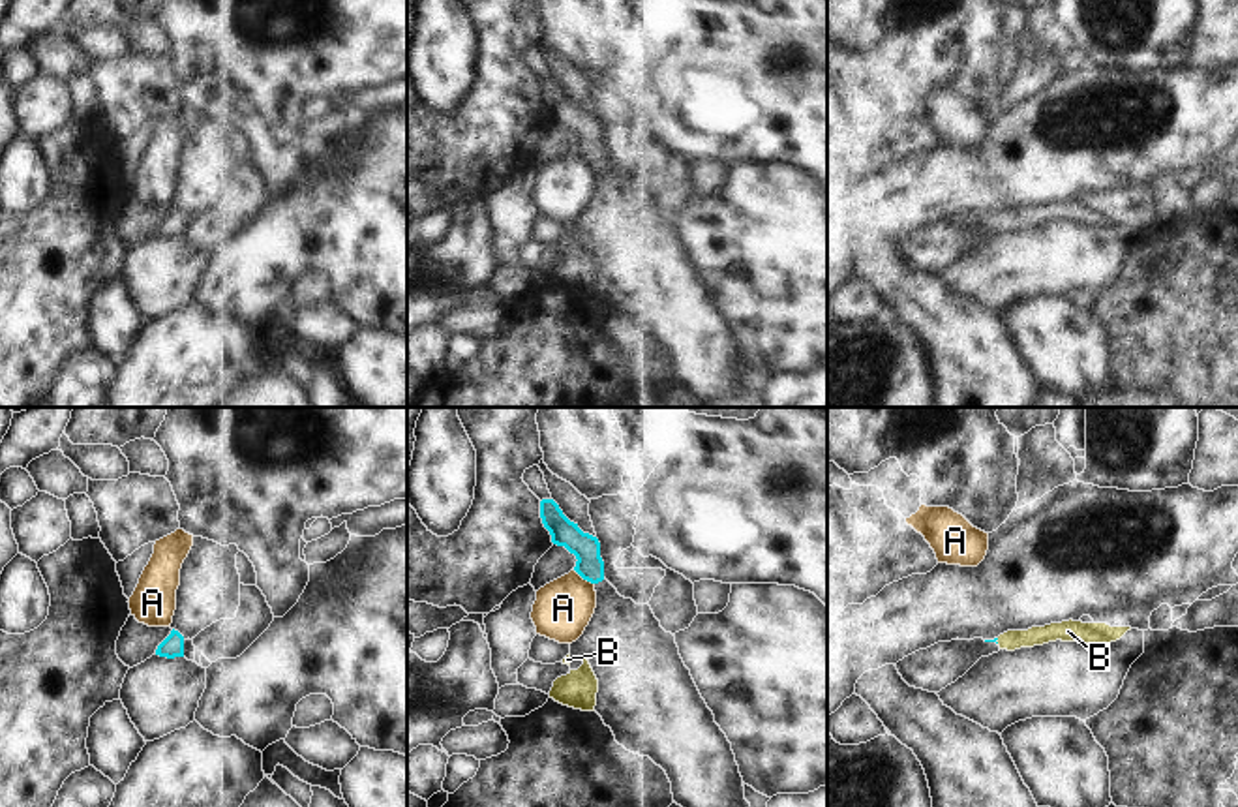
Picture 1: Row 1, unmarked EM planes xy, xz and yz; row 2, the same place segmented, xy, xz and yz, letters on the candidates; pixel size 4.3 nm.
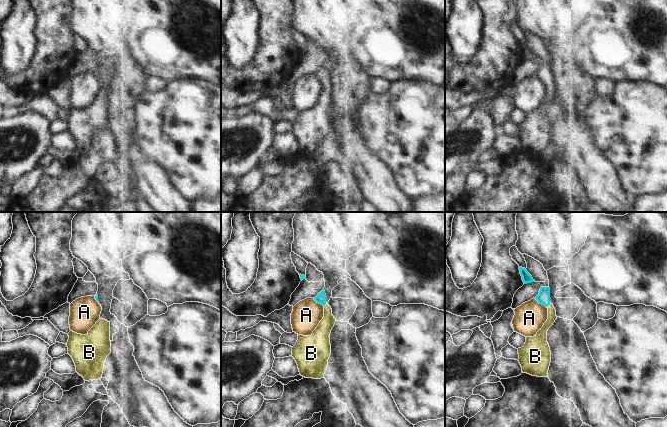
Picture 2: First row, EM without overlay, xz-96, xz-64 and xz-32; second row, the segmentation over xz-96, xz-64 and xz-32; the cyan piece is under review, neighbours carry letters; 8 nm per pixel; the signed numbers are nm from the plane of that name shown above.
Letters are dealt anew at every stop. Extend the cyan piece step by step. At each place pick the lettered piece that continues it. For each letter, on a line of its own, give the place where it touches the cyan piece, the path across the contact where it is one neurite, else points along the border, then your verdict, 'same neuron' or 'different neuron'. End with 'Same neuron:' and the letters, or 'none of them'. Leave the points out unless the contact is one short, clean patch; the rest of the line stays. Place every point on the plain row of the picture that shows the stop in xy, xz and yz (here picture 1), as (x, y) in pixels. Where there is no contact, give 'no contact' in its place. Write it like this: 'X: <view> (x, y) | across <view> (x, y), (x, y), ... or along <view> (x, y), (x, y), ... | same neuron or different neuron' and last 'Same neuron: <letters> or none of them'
A: xz (584, 158) | different neuron
B: yz (996, 218) | across yz (995, 218), (996, 218), (1010, 220) | same neuron
Same neuron: B

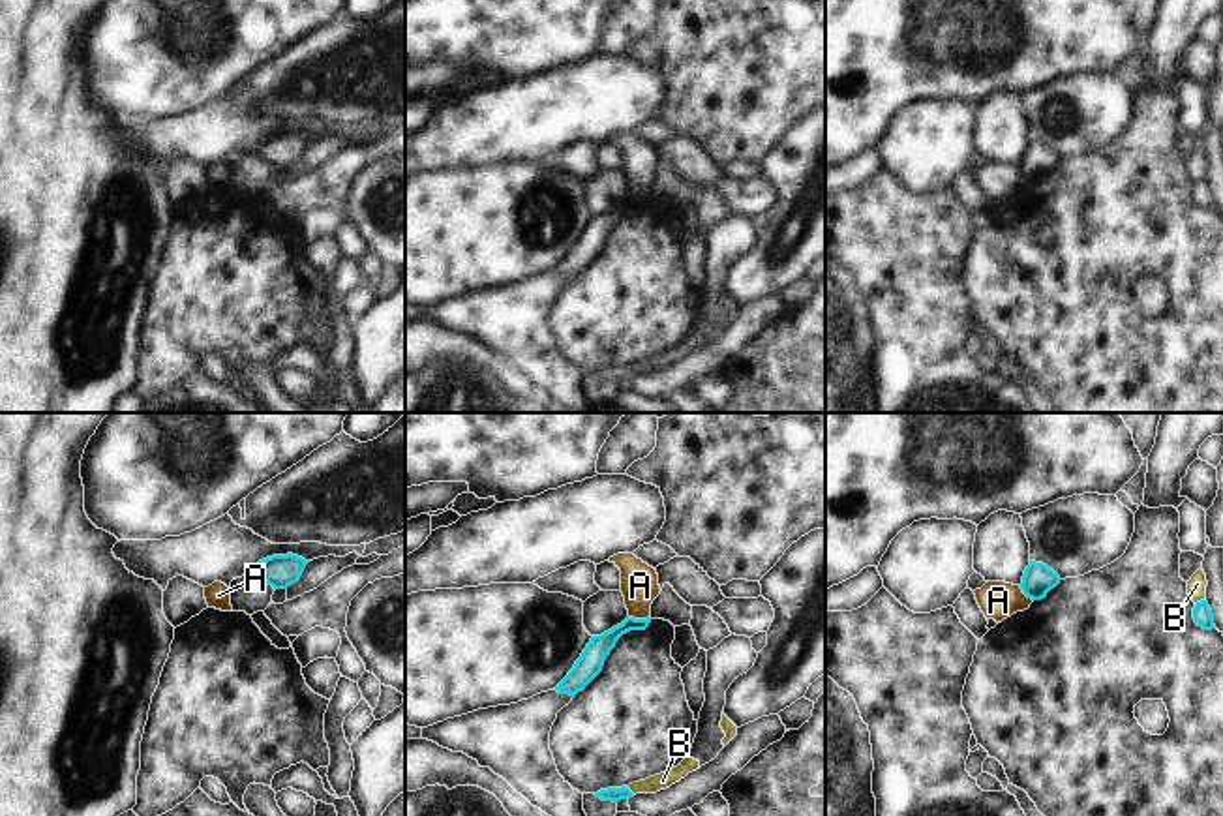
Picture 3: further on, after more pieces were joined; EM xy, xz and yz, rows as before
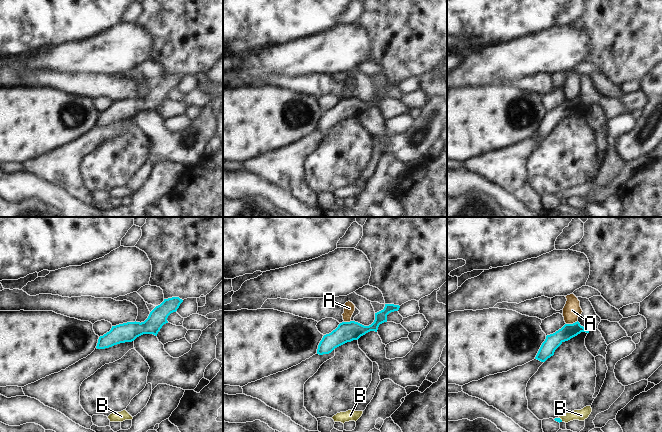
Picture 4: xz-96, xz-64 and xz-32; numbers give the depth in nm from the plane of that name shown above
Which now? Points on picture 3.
A: xz (640, 199) | along xz (629, 196), (649, 197) | different neuron
B: yz (1201, 181) | different neuron
Same neuron: none of them

